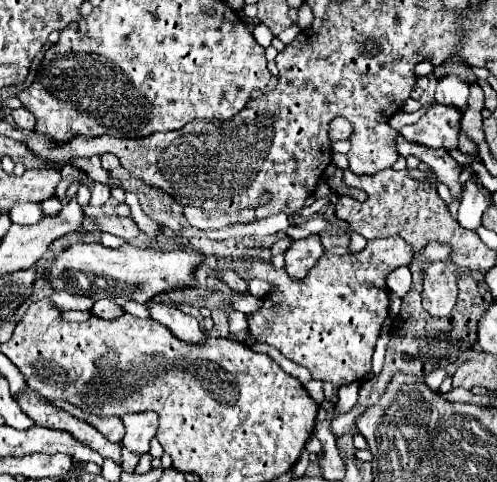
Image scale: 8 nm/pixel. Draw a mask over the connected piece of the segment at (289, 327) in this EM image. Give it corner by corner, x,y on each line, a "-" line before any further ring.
399,236
369,240
361,252
351,252
345,256
323,254
303,280
291,278
285,268
277,270
271,264
271,260
253,258
249,260
249,266
247,266
247,278
265,280
275,290
261,298
263,306
257,312
247,314
247,322
249,322
247,330
255,338
255,342
269,344
277,348
285,358
293,360
299,366
305,366
315,380
331,382
333,386
345,386
345,384
363,380
371,372
371,356
375,350
375,342
381,334
381,326
385,318
389,316
387,276
395,268
403,264
411,264
411,258
413,258
411,252
413,252
413,246
409,246

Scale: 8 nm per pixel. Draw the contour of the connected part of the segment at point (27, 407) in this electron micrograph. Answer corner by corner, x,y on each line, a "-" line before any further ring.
25,388
17,394
17,404
23,408
23,412
35,420
37,426
47,426
55,430
67,430
69,434
75,434
75,438
83,438
83,442
95,446
103,458
111,458
119,464
121,460
121,448
113,442
109,442
95,426
91,426
85,420
79,420
65,412
63,408
57,408
47,398
43,398
37,390

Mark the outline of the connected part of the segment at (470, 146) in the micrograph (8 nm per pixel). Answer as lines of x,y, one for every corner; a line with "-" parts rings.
459,130
459,146
457,146
463,154
471,154
471,156
479,156
479,150
477,150
477,144
471,140
471,138
467,138
461,130

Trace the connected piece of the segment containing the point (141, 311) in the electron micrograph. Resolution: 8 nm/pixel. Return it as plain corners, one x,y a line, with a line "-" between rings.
130,300
123,305
123,310
139,318
150,318
149,311
145,304
140,304
134,300

